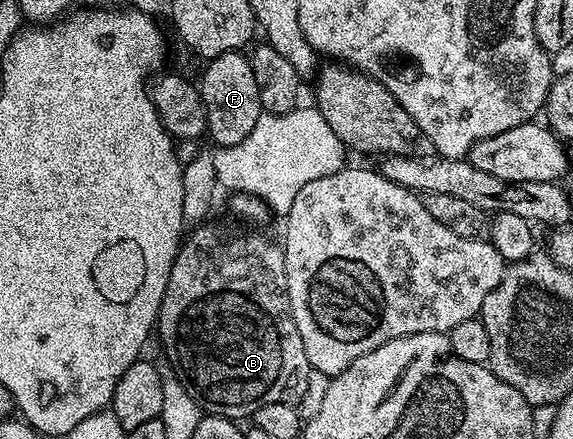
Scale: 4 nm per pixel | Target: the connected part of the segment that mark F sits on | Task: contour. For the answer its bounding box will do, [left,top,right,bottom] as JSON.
[198,51,262,147]

